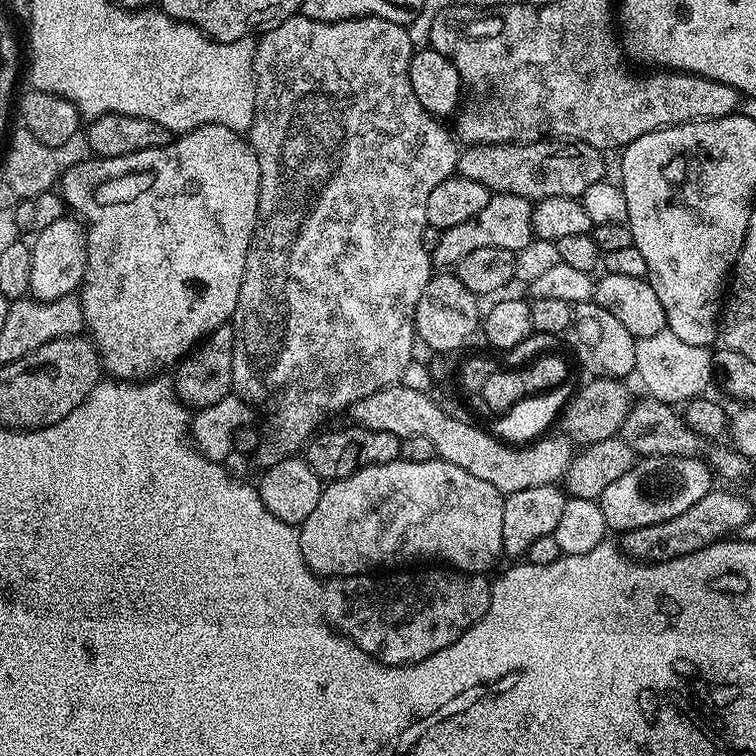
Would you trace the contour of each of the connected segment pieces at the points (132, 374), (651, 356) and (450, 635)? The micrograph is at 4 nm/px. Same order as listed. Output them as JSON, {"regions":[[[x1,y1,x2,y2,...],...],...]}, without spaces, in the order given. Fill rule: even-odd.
{"regions":[[[207,124,192,132,177,135,169,139,167,144,157,148,138,150,134,154,88,159,92,160,80,160,69,168,67,165,58,180,58,188,63,195,65,205,83,221,88,229,88,265,84,271,84,282,78,289,78,299,84,314,84,326,92,343,100,350,100,362,103,371,109,377,133,382,156,378,167,373,164,371,168,367,171,369,180,364,193,351,194,346,199,345,212,331,229,323,232,319,242,286,248,248,252,245,252,234,256,231,258,219,260,171,256,151,241,133,226,130,226,126]],[[667,330,658,334,650,334,650,338,639,338,636,341,636,370,644,388,653,400,661,400,663,404,683,405,689,400,703,397,704,392,714,380,714,356,702,346,689,346,682,342,678,334]],[[400,570,397,576,376,576,380,574,365,574,363,576,334,576,324,584,324,614,328,618,329,624,339,635,349,639,363,650,367,656,381,660,384,664,415,664,417,660,425,660,430,654,442,650,446,646,454,643,459,636,474,622,478,622,488,613,490,598,492,597,492,585,489,577,484,574,469,574,467,572,457,572,455,570,440,570,444,572,420,572,415,576,412,570]]]}

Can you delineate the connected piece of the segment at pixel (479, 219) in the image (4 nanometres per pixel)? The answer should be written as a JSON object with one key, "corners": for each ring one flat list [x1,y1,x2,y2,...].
{"corners":[[501,192,493,194,490,202,486,202,485,208,478,214,474,214,474,218,441,231,438,246,430,254,433,265,440,267,441,264,444,267,441,269,451,269,458,262,462,262,466,254,472,253,473,250,486,250,486,246,494,246,515,253,520,252,534,238,532,235,532,206,533,201,518,198,514,194,502,194]]}

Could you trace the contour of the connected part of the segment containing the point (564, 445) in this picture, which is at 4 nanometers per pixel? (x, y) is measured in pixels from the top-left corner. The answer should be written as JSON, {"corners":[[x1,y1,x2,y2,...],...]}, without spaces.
{"corners":[[391,384,388,388,370,394,350,409,355,423,372,432,389,432,398,438,421,436,433,443,439,459,454,466,462,466,466,474,490,482,501,494,530,490,530,486,546,486,563,481,574,457,574,444,563,434,545,435,531,446,513,446,503,443,491,431,476,428,475,423,465,424,442,414,429,393,410,390,404,384]]}

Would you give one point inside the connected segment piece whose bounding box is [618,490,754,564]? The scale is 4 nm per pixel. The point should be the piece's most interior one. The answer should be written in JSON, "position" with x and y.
{"position":[716,516]}

